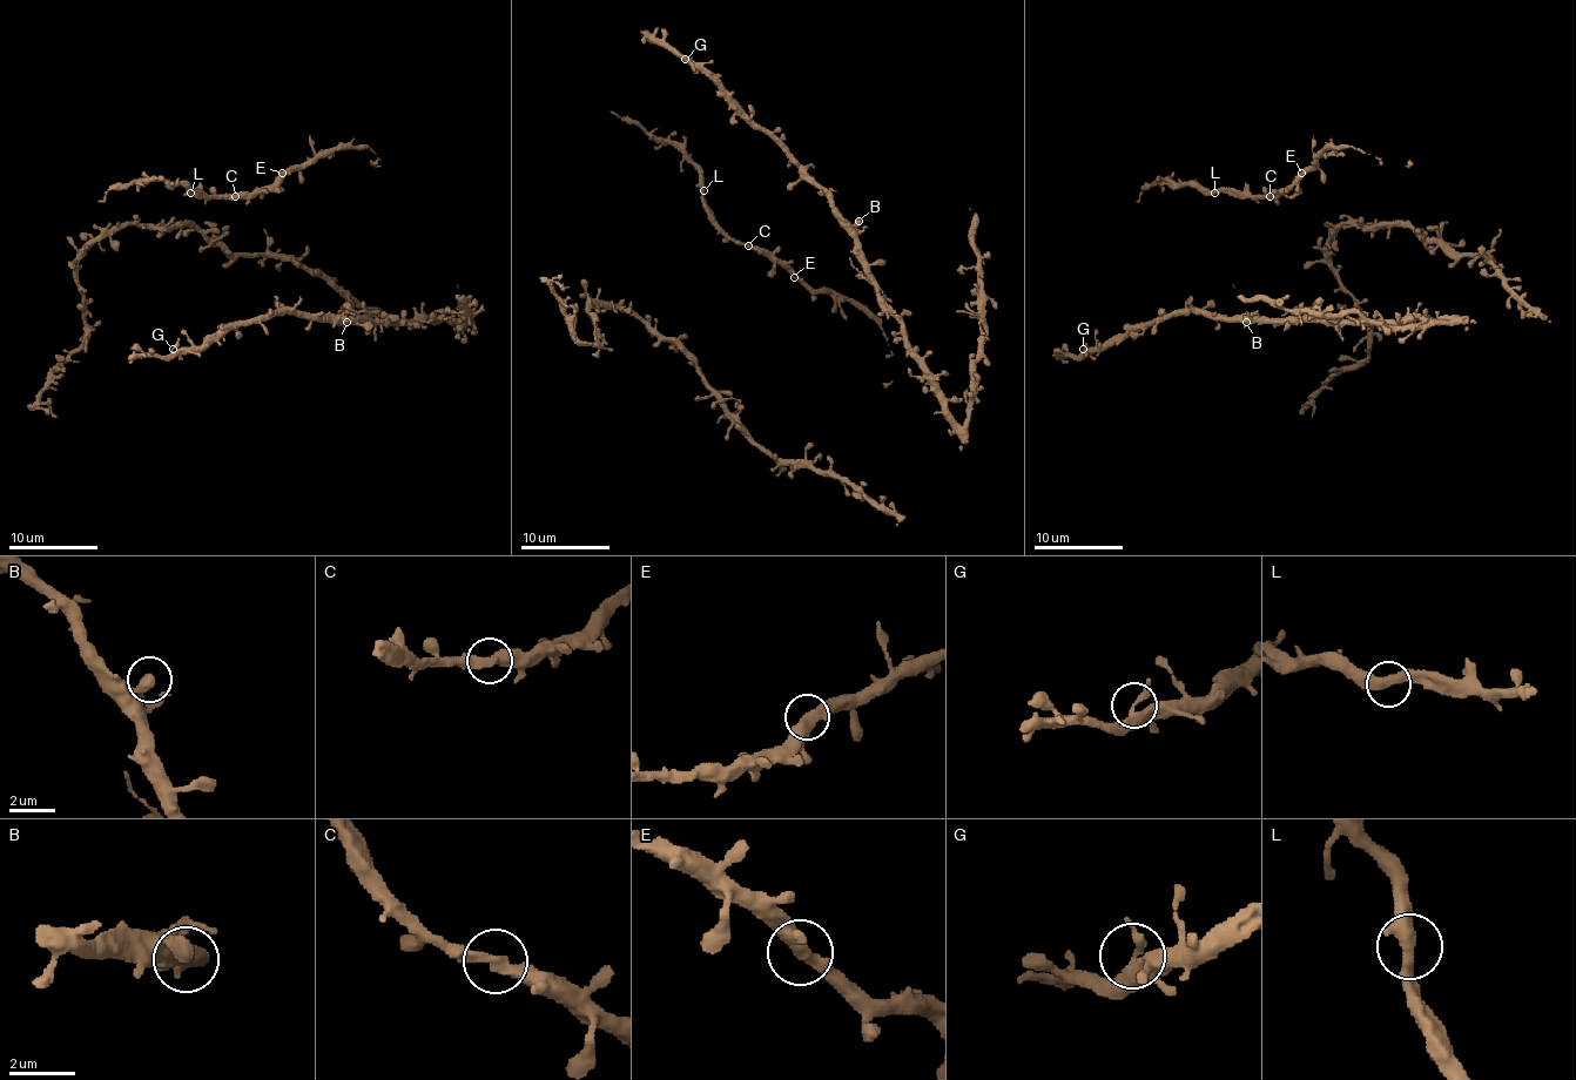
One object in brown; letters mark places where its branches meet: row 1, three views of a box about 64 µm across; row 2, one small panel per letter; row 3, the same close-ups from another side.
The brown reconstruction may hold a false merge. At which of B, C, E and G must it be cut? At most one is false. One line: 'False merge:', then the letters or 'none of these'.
False merge: none of these

